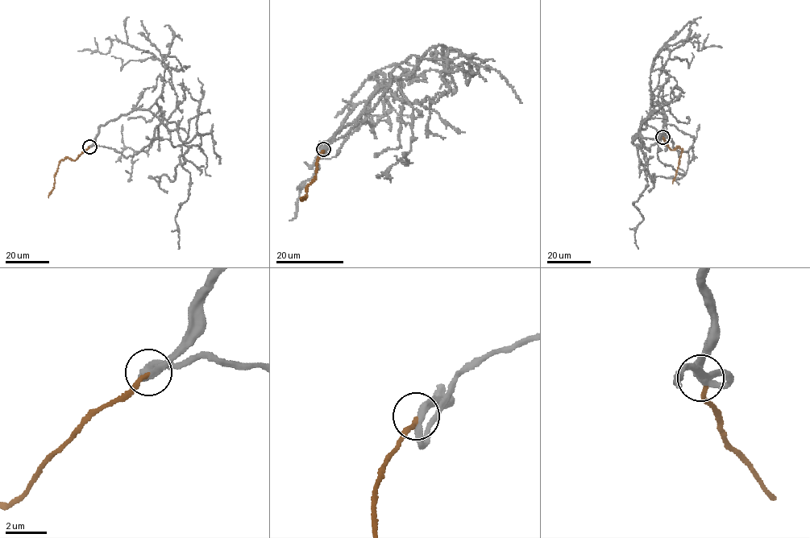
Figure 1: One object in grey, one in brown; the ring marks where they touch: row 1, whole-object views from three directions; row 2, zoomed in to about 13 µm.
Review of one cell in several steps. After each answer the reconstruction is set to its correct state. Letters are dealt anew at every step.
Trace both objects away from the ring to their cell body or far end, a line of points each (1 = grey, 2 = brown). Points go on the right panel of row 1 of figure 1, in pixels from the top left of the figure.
1: (663, 137), (666, 117), (659, 105), (651, 107), (647, 119), (670, 51), (695, 37), (699, 51), (721, 47)
2: (663, 137), (671, 150), (679, 146), (682, 149), (672, 184)

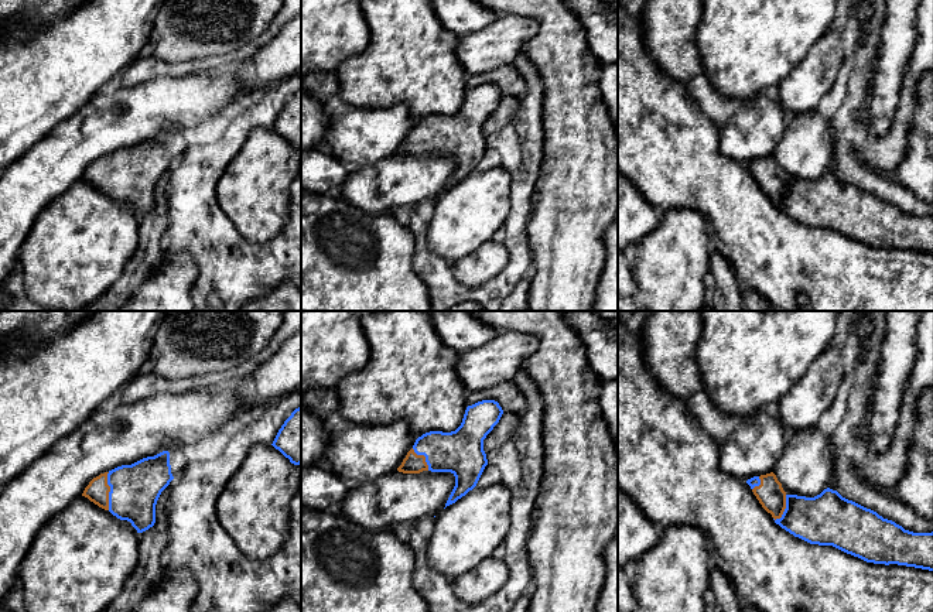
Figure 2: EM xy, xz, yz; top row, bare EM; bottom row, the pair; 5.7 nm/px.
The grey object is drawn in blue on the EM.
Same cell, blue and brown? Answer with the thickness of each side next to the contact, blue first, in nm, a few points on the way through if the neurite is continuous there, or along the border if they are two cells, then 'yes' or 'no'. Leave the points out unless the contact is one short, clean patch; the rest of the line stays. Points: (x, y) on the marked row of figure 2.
280 nm thick on the blue side, 130 nm on the other; yes

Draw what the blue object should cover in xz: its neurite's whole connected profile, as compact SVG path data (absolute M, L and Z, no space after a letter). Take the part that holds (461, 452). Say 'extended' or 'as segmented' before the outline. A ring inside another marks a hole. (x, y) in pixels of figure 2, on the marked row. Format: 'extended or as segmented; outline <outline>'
extended; outline M482 400L468 406L461 425L451 432L430 431L418 437L397 468L403 473L451 472L455 486L445 507L472 490L485 466L483 440L503 414L495 400Z

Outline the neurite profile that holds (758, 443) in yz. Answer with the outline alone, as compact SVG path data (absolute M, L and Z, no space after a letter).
M758 410L742 417L720 445L720 465L725 473L745 482L770 473L786 451L787 435L780 418Z

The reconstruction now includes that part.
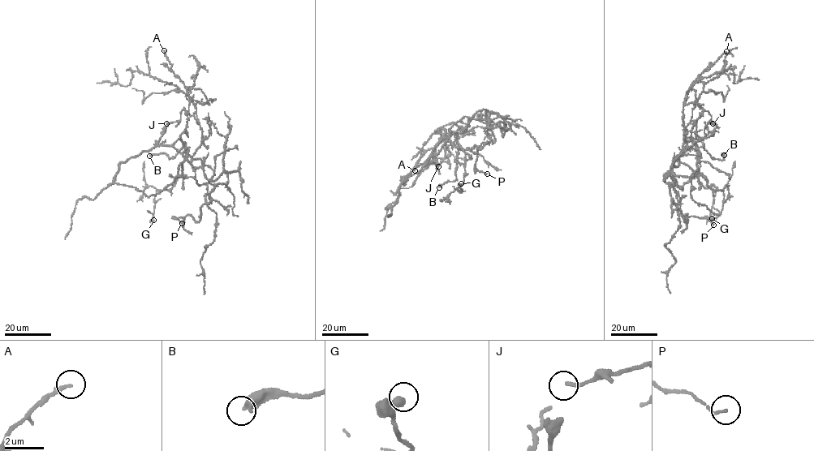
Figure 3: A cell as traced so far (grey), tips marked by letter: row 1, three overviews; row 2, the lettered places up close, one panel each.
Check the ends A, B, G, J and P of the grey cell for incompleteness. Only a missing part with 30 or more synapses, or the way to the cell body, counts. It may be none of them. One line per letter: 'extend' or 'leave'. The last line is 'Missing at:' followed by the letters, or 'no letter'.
A: leave
B: leave
G: leave
J: leave
P: leave
Missing at: no letter

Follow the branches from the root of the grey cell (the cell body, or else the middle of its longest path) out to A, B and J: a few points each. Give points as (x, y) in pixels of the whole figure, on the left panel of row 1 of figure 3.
A: (191, 156), (186, 158), (172, 145), (186, 129), (190, 97), (187, 88), (171, 71), (171, 65), (164, 50)
B: (191, 156), (188, 155), (189, 147), (187, 148), (184, 146), (169, 159), (163, 153), (149, 156)
J: (191, 156), (202, 140), (199, 122), (183, 109), (180, 120), (166, 123)

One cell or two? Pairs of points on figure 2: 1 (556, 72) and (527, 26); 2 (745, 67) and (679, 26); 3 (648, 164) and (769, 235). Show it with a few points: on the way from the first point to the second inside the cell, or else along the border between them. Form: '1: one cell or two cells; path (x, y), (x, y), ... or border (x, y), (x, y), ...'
1: two cells; border (515, 14), (537, 24), (520, 53)
2: two cells; border (701, 14), (697, 28), (697, 48), (704, 69)
3: one cell; path (677, 164), (710, 183), (740, 212)

